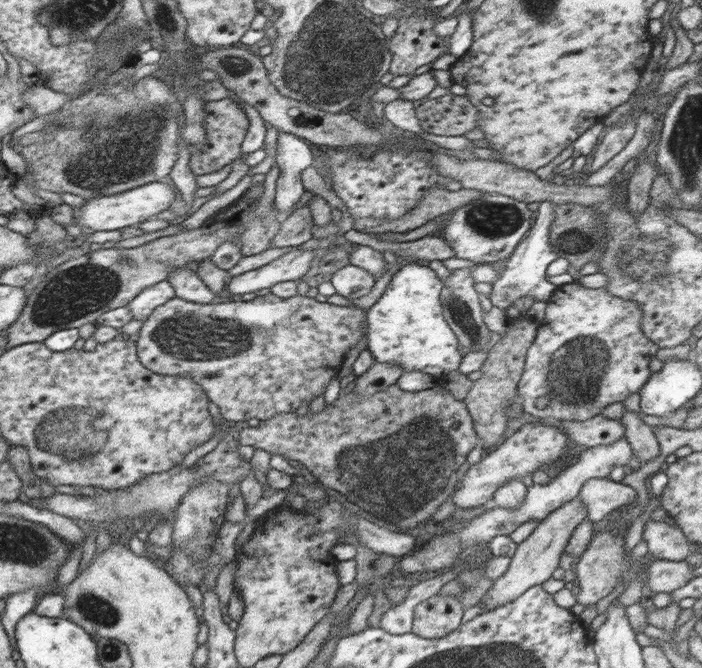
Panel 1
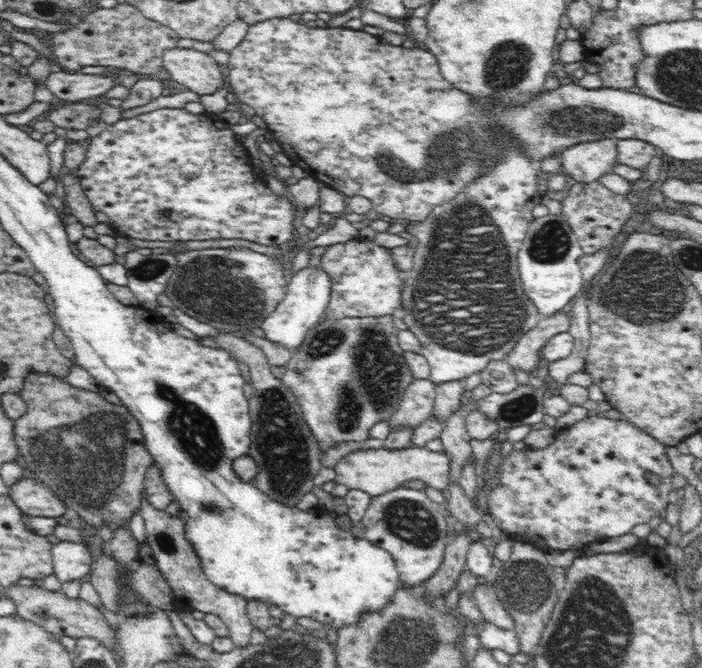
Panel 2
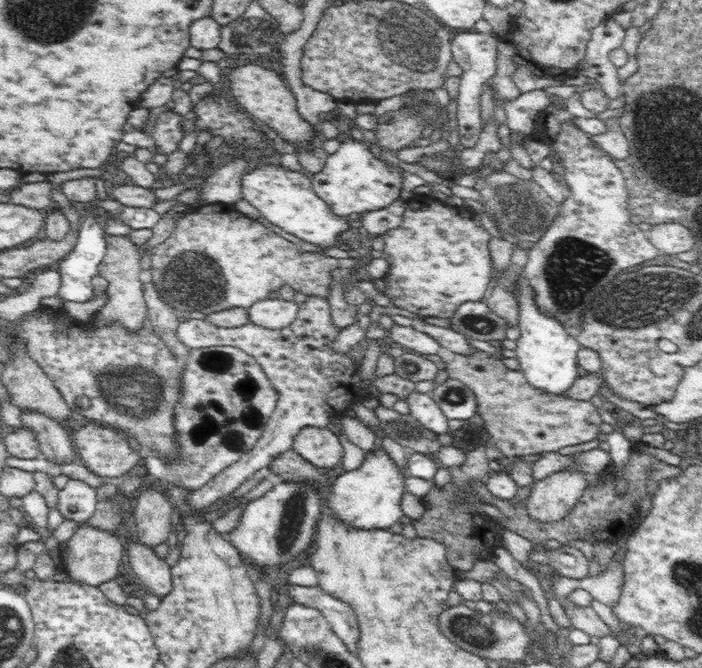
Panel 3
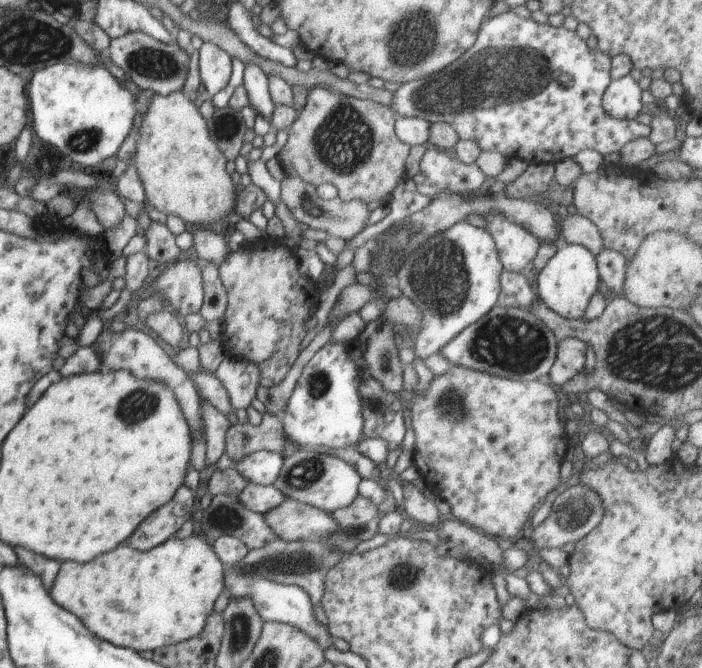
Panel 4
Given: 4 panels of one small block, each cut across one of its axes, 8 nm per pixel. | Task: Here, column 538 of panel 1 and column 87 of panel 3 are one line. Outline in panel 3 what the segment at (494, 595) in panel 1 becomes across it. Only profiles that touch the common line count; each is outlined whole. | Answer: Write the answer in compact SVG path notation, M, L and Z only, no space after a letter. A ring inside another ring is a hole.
M88 523L78 525L72 538L63 547L63 562L67 578L93 587L116 578L119 574L120 562L126 557L124 544L114 535L113 531L98 529Z

